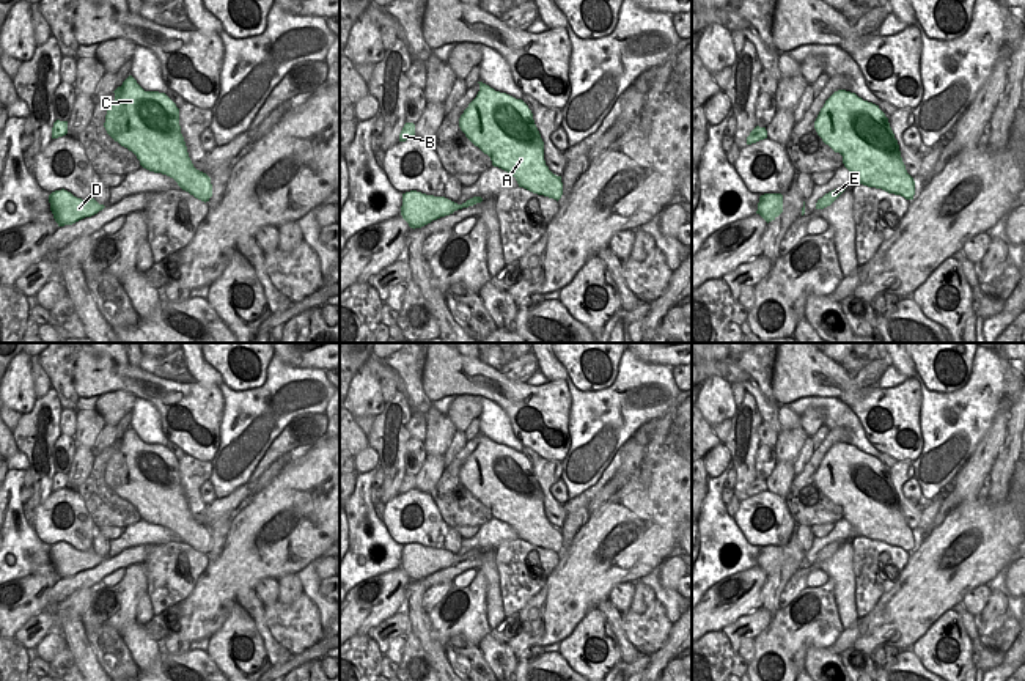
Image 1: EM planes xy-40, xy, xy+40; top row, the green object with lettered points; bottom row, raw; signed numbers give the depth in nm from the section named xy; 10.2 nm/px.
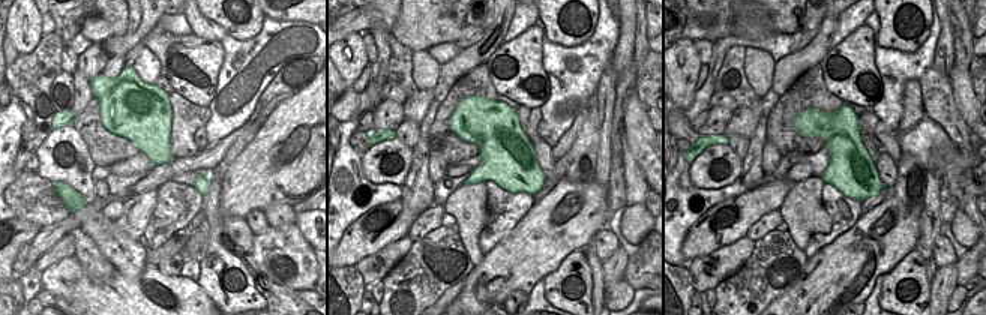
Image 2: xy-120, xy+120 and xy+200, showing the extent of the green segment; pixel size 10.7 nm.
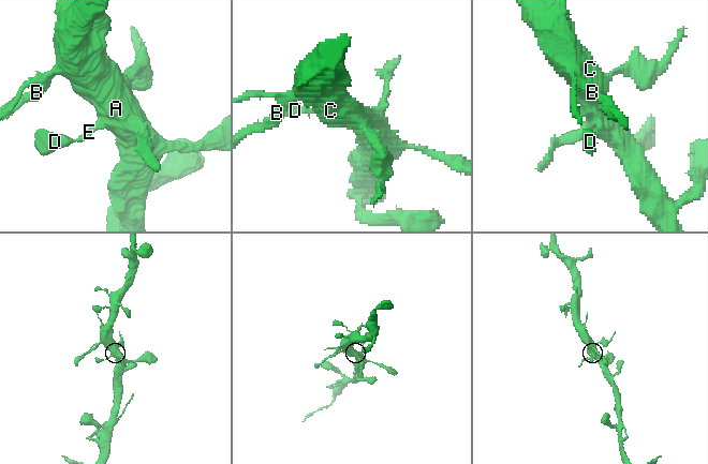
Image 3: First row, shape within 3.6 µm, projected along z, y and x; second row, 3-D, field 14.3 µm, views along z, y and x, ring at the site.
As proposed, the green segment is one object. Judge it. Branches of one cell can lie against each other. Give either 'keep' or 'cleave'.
keep

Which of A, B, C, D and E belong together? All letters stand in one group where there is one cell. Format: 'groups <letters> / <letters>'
groups A B C D E

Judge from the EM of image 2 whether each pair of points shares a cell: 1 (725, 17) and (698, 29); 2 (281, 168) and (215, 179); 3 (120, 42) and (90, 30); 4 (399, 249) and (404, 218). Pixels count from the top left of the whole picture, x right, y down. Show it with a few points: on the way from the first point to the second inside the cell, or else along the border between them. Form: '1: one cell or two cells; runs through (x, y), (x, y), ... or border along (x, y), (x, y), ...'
1: one cell; runs through (719, 23), (716, 26), (704, 26)
2: two cells; border along (225, 167), (219, 206)
3: two cells; border along (113, 35), (101, 42)
4: two cells; border along (407, 234), (369, 254)

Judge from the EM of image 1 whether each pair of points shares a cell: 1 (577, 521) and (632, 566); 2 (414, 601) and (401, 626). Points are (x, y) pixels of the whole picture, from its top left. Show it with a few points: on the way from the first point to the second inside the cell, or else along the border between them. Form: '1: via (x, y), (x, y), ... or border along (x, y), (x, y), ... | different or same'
1: border along (588, 516), (571, 544), (560, 554) | different
2: border along (403, 609), (412, 629) | different

